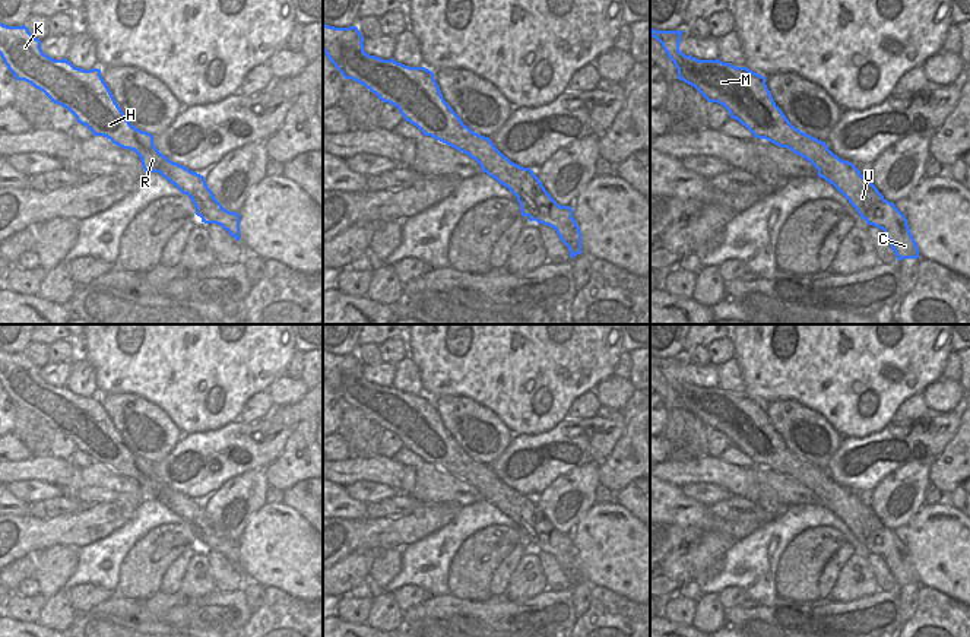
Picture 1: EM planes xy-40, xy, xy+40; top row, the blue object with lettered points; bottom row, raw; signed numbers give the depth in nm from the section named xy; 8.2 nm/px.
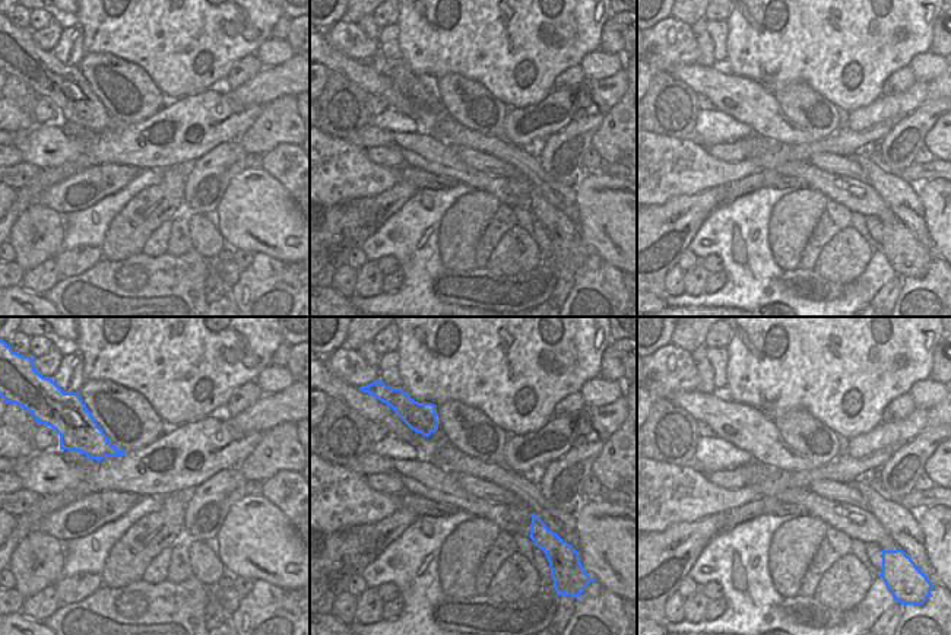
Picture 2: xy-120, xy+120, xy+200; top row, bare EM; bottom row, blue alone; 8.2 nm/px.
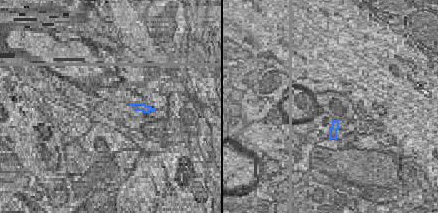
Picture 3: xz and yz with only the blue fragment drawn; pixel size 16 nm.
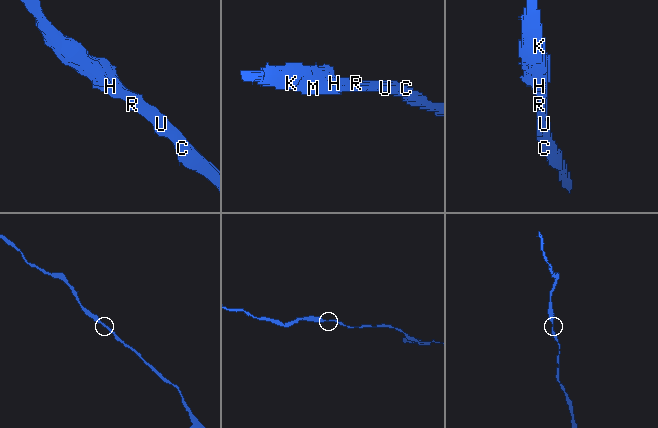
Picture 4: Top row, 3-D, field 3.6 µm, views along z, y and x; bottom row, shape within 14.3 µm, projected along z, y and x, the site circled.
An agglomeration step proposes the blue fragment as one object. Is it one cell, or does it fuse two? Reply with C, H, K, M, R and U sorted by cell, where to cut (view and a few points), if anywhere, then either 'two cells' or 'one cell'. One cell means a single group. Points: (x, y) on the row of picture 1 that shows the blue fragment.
groups C H K M R U; cut none; one cell

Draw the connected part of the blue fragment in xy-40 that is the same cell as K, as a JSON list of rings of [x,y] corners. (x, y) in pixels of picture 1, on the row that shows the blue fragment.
[[[0,23],[0,56],[16,80],[31,83],[54,104],[67,108],[93,136],[104,136],[123,149],[134,150],[145,172],[159,172],[191,199],[202,222],[221,225],[240,241],[240,215],[222,207],[203,175],[169,161],[155,148],[150,133],[130,124],[99,69],[83,70],[67,58],[48,57],[41,50],[41,41],[25,25]]]

